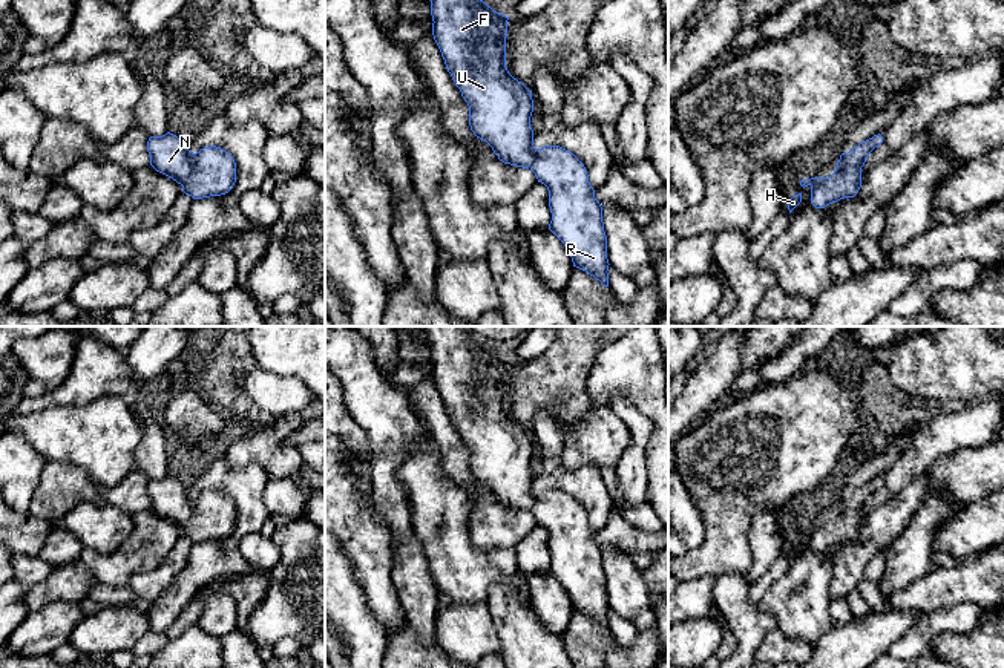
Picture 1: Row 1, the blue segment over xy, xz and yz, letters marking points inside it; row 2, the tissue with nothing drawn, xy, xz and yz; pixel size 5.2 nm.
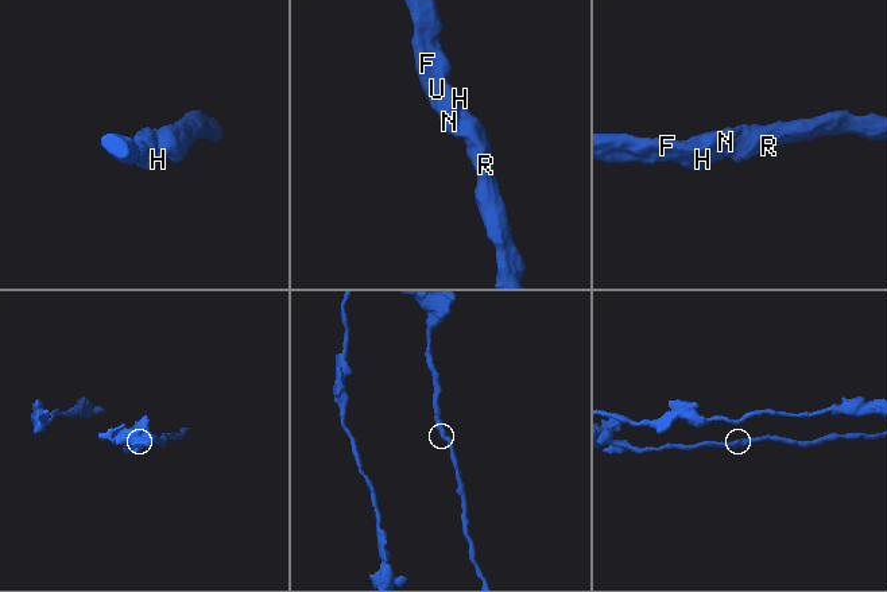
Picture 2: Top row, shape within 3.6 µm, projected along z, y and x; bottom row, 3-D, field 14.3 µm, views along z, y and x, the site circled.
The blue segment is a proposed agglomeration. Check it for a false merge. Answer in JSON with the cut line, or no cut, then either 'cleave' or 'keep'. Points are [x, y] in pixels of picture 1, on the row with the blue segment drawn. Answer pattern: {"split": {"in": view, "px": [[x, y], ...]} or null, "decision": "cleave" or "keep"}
{"split": null, "decision": "keep"}

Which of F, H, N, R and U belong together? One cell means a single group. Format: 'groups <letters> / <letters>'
groups F H N R U

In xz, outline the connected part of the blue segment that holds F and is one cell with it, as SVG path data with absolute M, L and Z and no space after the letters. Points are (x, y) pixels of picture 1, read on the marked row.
M431 0L432 35L461 97L469 106L469 126L504 164L530 169L549 190L552 221L549 230L567 248L573 267L609 287L607 236L602 207L595 198L584 164L559 146L533 146L530 116L532 90L506 67L507 20L483 0Z

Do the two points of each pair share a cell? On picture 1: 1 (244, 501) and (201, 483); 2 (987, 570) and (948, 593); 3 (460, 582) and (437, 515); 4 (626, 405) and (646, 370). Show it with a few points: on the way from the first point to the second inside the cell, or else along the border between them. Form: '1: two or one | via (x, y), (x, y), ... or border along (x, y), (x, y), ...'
1: one | via (233, 491), (226, 483), (212, 483)
2: one | via (978, 579), (957, 586)
3: one | via (456, 566), (446, 544), (445, 530)
4: two | border along (612, 399), (624, 394), (652, 422)

